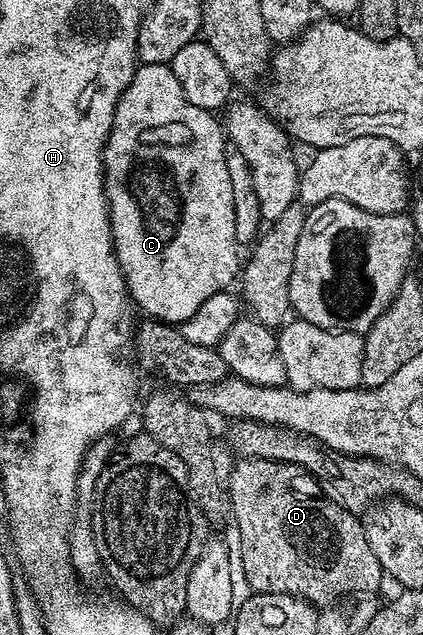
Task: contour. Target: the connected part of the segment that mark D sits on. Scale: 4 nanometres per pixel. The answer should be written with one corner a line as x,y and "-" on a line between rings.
253,456
235,462
232,473
226,476
226,500
230,505
230,516
236,519
236,532
240,535
238,568
244,571
244,580
252,587
253,593
300,596
313,606
328,606
345,596
379,593
386,573
374,550
370,550
366,530
357,513
348,512
327,496
317,494
312,477
297,464

